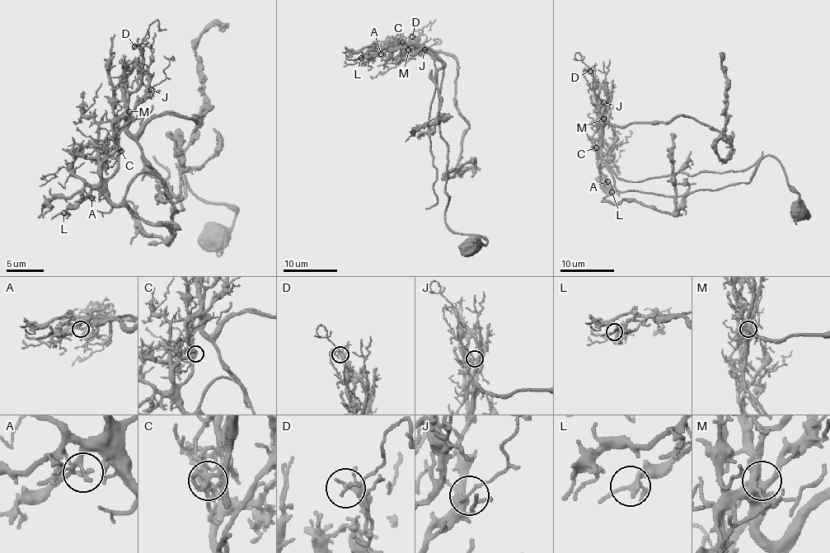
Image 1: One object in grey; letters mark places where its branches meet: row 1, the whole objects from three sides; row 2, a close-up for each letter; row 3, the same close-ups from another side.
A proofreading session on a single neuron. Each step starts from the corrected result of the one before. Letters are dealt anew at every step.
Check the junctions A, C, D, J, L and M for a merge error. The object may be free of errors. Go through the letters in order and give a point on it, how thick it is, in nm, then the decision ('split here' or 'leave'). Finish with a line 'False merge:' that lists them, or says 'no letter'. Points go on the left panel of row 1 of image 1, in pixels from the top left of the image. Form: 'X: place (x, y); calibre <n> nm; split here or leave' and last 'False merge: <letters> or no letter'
A: place (91, 198); calibre 170 nm; leave
C: place (121, 151); calibre 180 nm; split here
D: place (134, 46); calibre 200 nm; leave
J: place (151, 89); calibre 280 nm; leave
L: place (63, 213); calibre 160 nm; leave
M: place (128, 111); calibre 320 nm; leave
False merge: C

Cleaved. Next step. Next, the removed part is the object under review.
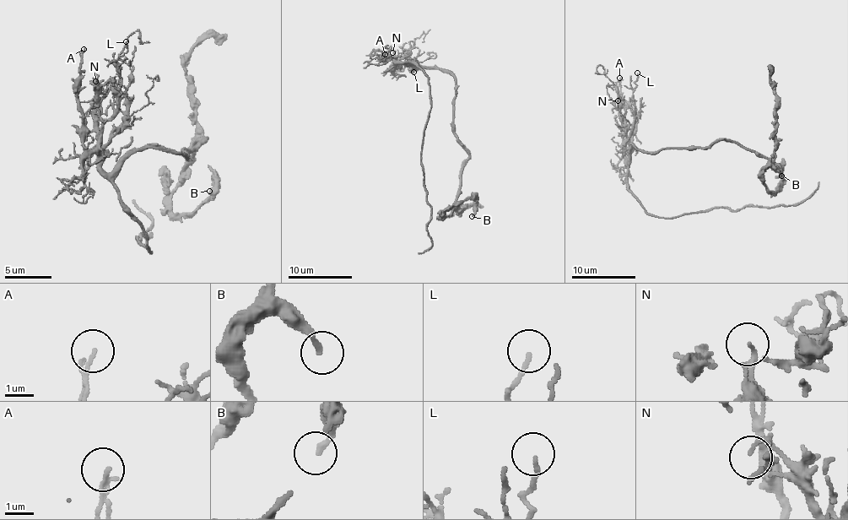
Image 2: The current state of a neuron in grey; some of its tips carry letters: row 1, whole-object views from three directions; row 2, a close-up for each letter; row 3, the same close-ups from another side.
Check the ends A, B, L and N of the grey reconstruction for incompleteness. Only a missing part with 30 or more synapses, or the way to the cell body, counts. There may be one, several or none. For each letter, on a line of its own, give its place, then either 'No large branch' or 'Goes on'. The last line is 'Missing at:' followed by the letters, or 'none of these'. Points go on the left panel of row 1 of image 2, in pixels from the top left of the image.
A: Place: (83, 49). No large branch
B: Place: (209, 191). No large branch
L: Place: (126, 41). No large branch
N: Place: (95, 81). No large branch
Missing at: none of these

